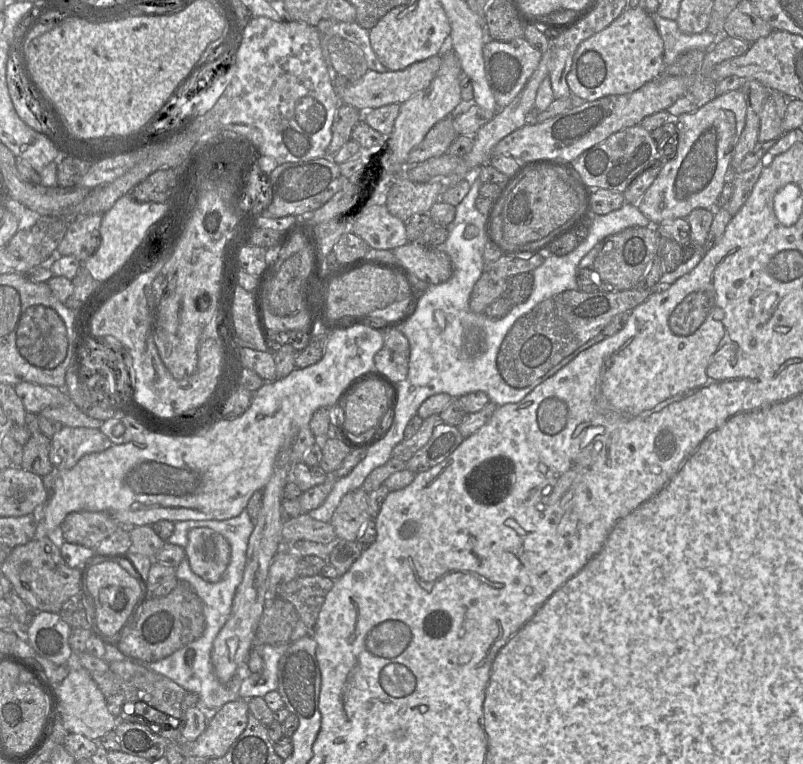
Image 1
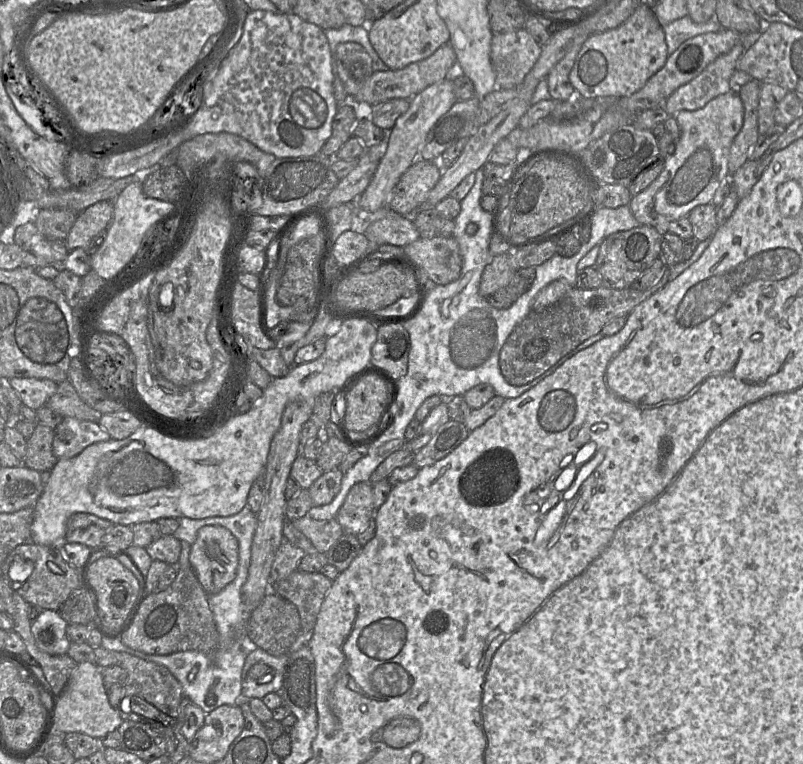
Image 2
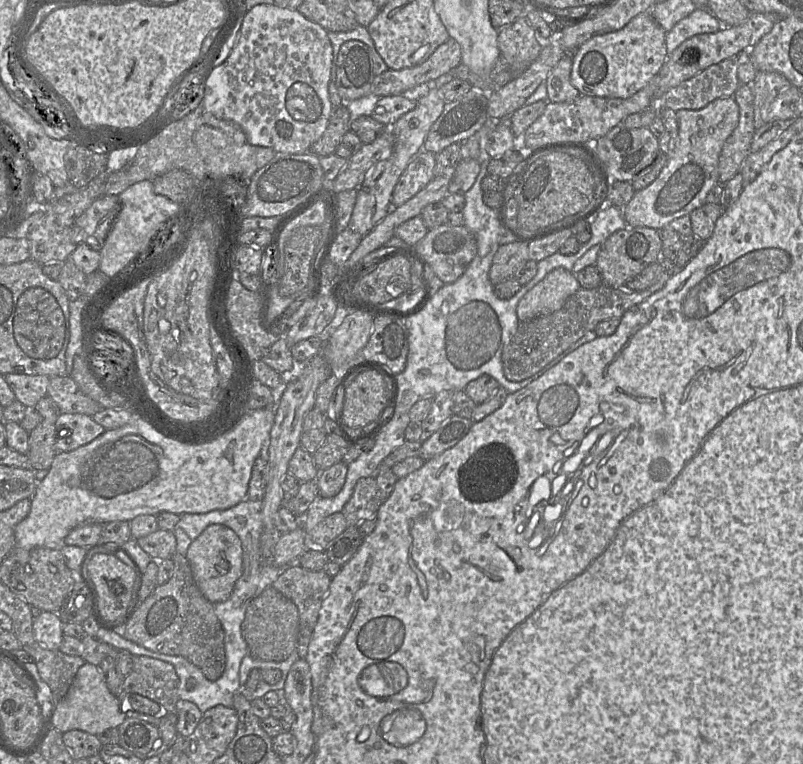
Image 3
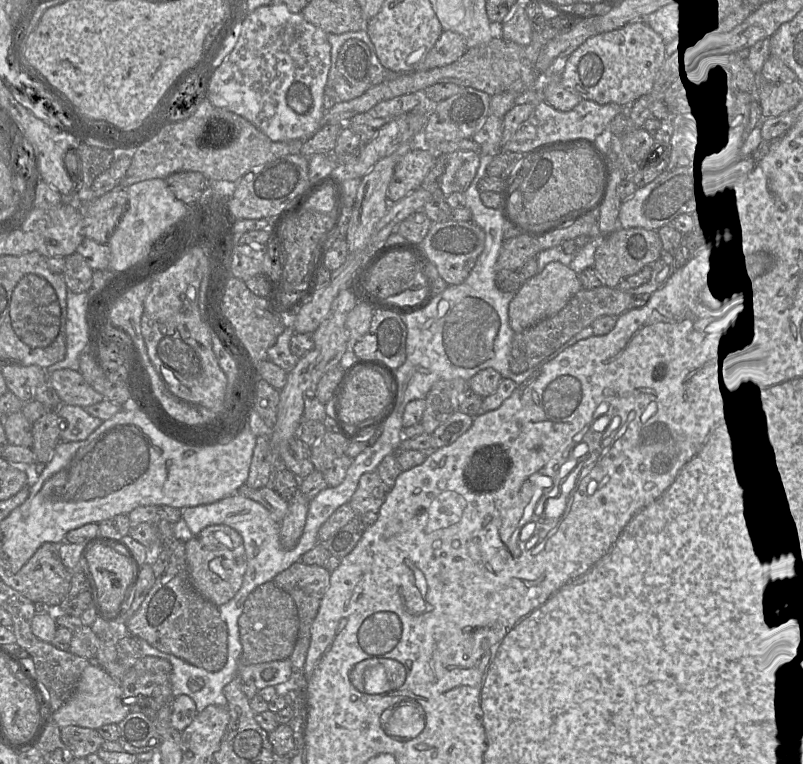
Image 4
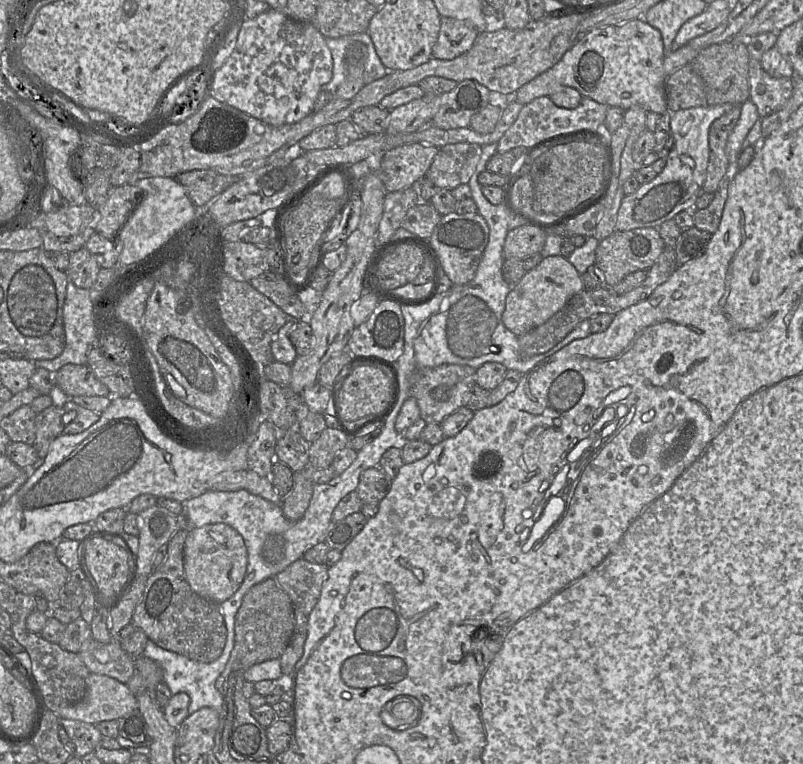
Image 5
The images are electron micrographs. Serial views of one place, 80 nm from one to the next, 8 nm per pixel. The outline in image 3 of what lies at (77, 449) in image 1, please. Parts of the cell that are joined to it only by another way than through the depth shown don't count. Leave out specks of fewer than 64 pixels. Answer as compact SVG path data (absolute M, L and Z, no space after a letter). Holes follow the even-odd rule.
M61 413L55 422L57 452L68 452L90 443L106 431L91 416Z

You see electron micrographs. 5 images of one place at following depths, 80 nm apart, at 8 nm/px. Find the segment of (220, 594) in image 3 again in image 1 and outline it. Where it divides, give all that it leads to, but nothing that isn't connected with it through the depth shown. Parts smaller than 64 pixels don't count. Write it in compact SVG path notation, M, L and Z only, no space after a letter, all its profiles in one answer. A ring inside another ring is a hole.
M203 527L189 531L185 553L192 571L210 583L222 578L231 557L227 540L220 533Z

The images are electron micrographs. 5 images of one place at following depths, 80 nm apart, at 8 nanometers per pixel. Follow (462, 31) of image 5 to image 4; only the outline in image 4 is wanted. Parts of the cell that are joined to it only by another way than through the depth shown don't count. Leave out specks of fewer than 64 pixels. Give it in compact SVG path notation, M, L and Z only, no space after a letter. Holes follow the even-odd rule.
M443 31L430 50L420 70L430 70L449 65L461 58L468 50L465 38L453 31Z

